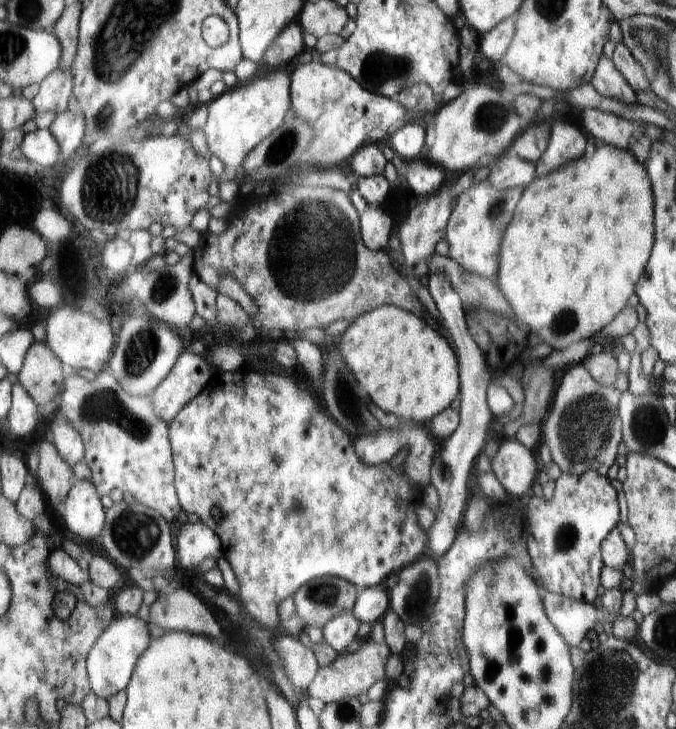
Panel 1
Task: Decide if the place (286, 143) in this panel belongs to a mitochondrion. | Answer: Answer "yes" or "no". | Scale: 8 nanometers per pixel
yes

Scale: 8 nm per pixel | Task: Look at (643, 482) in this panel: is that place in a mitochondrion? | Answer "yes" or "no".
no

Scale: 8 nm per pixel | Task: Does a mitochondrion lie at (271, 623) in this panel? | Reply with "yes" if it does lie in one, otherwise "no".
no

